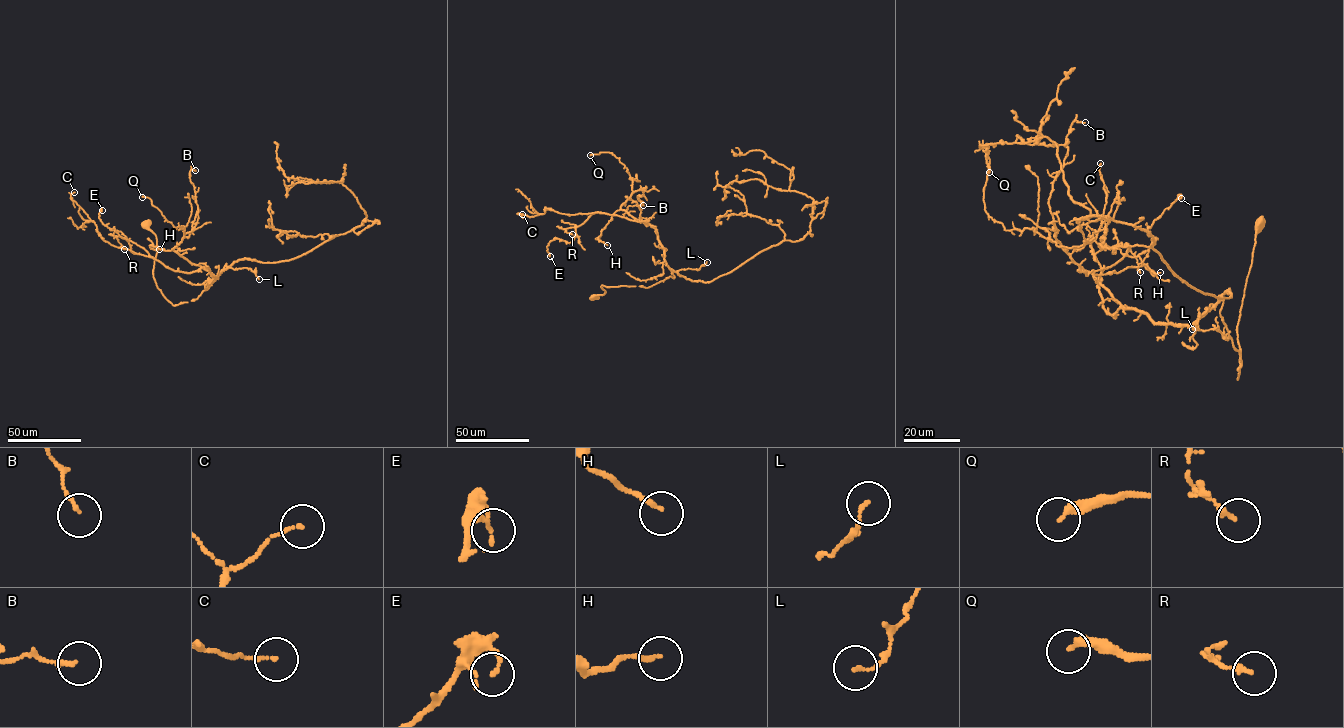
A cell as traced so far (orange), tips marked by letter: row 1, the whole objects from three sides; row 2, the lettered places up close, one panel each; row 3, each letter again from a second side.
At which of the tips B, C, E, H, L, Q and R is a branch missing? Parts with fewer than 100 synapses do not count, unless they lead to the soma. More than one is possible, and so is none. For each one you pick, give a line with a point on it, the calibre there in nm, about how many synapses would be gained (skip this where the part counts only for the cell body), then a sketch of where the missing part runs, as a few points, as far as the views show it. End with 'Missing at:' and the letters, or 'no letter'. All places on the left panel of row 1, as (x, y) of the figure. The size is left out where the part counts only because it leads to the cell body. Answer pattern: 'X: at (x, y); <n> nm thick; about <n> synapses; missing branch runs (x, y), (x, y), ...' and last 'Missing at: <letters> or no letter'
Missing at: no letter

